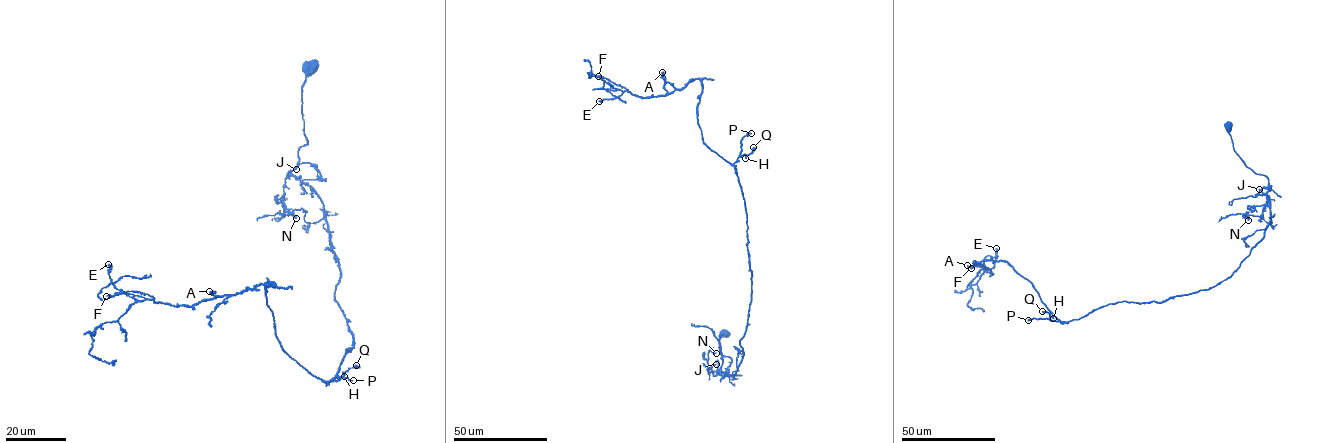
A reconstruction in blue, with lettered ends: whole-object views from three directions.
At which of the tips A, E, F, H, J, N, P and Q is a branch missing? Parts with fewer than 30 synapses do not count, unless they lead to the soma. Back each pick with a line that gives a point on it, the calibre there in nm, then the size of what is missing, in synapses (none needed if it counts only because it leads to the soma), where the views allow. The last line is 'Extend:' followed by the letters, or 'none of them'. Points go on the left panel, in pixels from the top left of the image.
F: (106, 296) | 260 nm | 35 syn
J: (296, 169) | 240 nm | 30 syn
Extend: F, J

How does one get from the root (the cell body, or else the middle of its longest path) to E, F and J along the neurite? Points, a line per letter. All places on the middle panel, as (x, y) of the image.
E: (726, 333), (714, 376), (733, 375), (743, 357), (751, 271), (736, 168), (698, 123), (701, 82), (599, 101)
F: (726, 333), (714, 376), (743, 357), (751, 271), (736, 168), (698, 123), (701, 82), (642, 97), (598, 76)
J: (726, 333), (719, 336), (723, 362), (714, 376), (710, 367), (716, 364)

